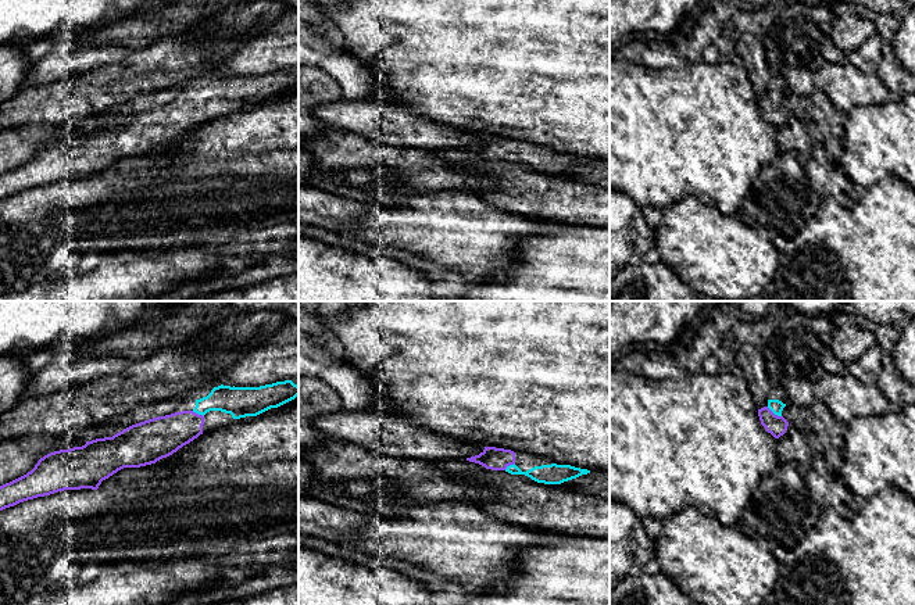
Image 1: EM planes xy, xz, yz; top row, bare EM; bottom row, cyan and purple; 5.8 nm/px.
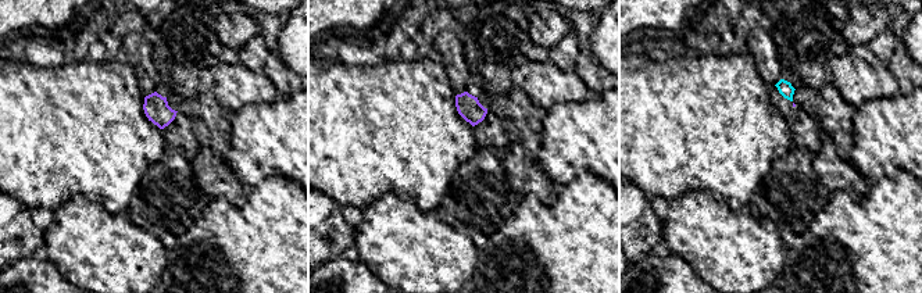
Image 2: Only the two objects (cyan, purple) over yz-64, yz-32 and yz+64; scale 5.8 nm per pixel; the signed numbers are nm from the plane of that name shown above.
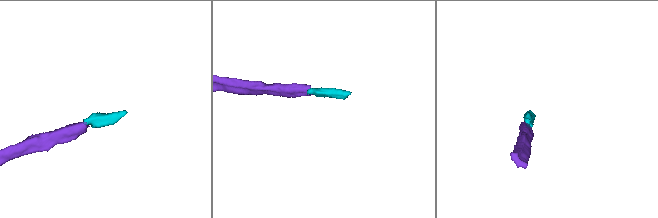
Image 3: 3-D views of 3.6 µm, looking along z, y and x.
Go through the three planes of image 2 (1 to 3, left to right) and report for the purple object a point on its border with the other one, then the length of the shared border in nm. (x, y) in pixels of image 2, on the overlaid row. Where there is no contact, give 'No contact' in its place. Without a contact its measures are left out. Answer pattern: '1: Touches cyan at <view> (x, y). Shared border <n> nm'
1: No contact
2: No contact
3: No contact

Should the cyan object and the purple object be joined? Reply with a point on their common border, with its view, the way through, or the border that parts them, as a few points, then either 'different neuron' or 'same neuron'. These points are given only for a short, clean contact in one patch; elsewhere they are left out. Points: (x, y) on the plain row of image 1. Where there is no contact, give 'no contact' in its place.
yz (774, 101) | across yz (775, 95), (774, 101), (775, 114) | same neuron

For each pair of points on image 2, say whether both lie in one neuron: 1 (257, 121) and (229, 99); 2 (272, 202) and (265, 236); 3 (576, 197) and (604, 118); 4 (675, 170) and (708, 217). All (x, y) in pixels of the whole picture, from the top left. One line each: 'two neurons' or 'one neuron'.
1: two neurons
2: one neuron
3: two neurons
4: two neurons

